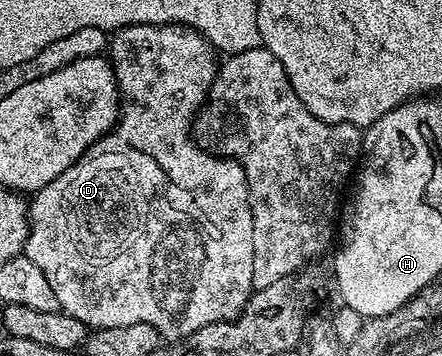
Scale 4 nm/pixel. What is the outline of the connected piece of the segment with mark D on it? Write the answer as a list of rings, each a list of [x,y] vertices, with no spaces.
[[[180,24],[124,26],[108,39],[107,57],[113,67],[113,74],[117,77],[117,89],[121,91],[121,113],[117,125],[103,135],[71,169],[32,195],[28,203],[29,235],[23,254],[31,260],[31,264],[35,264],[35,268],[39,268],[39,272],[43,272],[43,276],[47,276],[47,284],[51,284],[51,289],[55,292],[58,307],[66,314],[75,316],[75,320],[83,320],[86,328],[102,330],[127,324],[151,324],[162,339],[183,340],[191,332],[207,324],[230,322],[231,319],[238,318],[241,309],[249,302],[249,295],[254,291],[255,244],[247,176],[233,158],[222,158],[213,152],[208,154],[188,138],[195,115],[204,107],[209,89],[213,86],[219,58],[213,45],[198,30]]]

